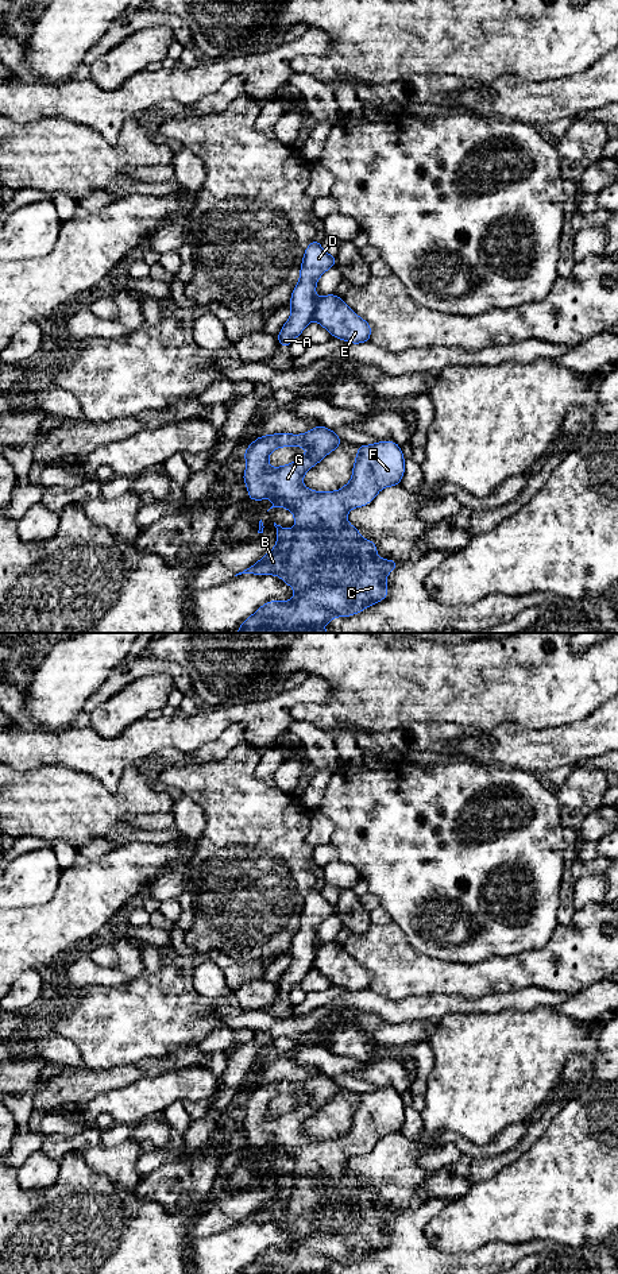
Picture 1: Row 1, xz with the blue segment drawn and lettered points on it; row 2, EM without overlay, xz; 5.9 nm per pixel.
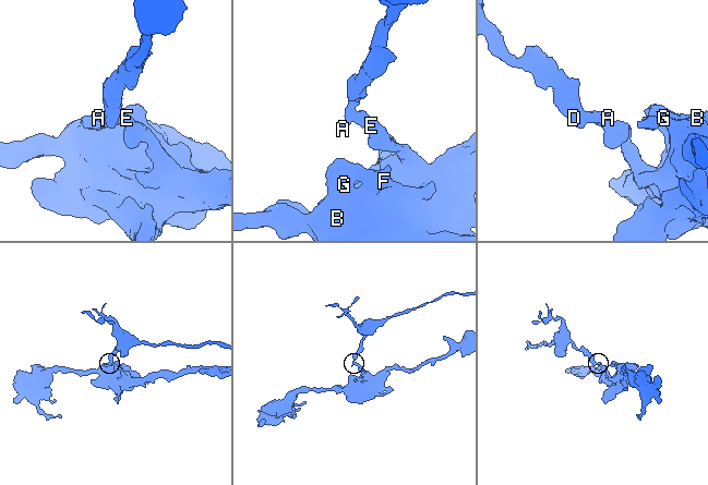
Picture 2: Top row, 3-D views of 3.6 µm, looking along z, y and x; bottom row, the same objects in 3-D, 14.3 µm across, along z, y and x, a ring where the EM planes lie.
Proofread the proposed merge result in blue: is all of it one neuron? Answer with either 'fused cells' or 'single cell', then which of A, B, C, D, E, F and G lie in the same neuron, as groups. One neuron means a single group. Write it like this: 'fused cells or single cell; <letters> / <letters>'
fused cells; A D / B C E F G

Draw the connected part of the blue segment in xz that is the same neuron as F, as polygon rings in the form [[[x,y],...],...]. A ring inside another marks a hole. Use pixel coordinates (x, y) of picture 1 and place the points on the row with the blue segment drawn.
[[[318,425],[302,435],[275,433],[258,437],[246,449],[244,459],[247,468],[243,474],[243,480],[248,490],[248,499],[262,501],[271,498],[273,507],[282,506],[294,514],[294,529],[285,529],[274,522],[277,528],[277,545],[266,553],[258,563],[236,574],[254,575],[277,575],[286,584],[296,590],[296,595],[287,602],[270,601],[260,606],[251,617],[243,621],[237,633],[331,633],[320,632],[331,619],[336,617],[349,617],[363,611],[366,607],[383,601],[389,588],[386,576],[395,570],[398,561],[385,560],[376,555],[375,543],[360,536],[359,530],[347,521],[347,514],[351,509],[368,505],[383,487],[391,487],[401,483],[405,472],[405,458],[401,447],[394,441],[378,441],[371,445],[358,445],[352,479],[340,490],[336,491],[313,491],[302,483],[304,475],[313,466],[321,462],[329,452],[335,451],[341,439],[331,429]],[[281,447],[304,447],[309,452],[290,464],[271,468],[269,455]]]

